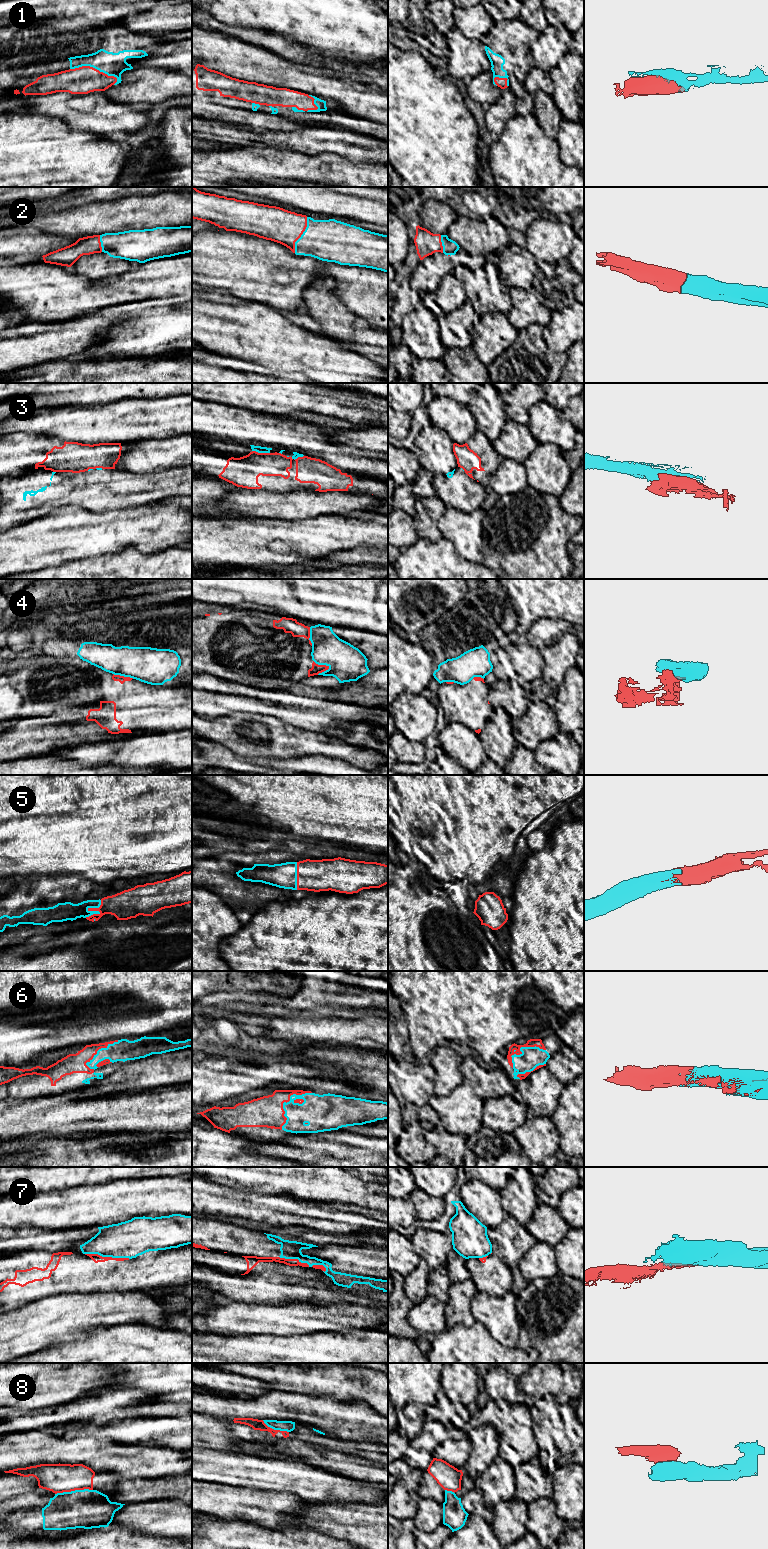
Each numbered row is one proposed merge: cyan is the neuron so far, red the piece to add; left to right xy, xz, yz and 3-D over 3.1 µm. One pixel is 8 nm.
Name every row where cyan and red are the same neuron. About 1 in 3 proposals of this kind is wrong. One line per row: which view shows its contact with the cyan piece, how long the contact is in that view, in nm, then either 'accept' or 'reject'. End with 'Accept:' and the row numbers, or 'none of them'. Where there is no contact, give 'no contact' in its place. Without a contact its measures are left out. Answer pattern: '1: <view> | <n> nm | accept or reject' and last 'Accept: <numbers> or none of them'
1: xy | 400 nm | accept
2: xz | 300 nm | accept
3: xz | 150 nm | reject
4: xz | 150 nm | reject
5: xy | 190 nm | accept
6: xz | 380 nm | accept
7: xy | 360 nm | reject
8: xy | 300 nm | reject
Accept: 1, 2, 5, 6

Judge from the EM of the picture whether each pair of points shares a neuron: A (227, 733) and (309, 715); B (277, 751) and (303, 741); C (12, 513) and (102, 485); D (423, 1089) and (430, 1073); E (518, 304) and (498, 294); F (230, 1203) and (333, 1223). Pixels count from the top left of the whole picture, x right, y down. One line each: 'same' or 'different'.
A: different
B: same
C: same
D: same
E: different
F: same

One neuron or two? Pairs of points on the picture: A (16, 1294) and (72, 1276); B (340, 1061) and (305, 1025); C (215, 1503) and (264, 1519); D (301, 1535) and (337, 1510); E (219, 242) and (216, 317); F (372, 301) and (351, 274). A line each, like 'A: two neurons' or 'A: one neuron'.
A: one neuron
B: two neurons
C: one neuron
D: two neurons
E: two neurons
F: one neuron

